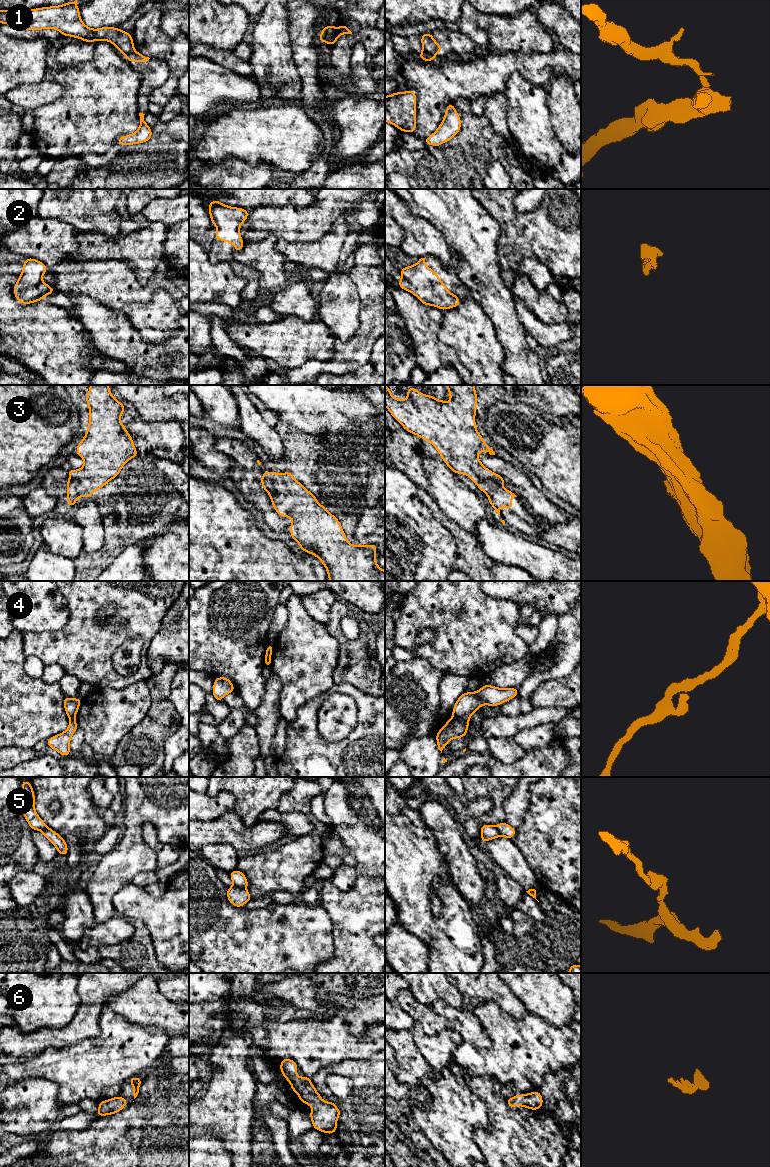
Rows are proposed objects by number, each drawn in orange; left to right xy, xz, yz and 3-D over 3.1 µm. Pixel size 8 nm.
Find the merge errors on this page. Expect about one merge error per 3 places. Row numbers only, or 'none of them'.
1, 3, 4, 5

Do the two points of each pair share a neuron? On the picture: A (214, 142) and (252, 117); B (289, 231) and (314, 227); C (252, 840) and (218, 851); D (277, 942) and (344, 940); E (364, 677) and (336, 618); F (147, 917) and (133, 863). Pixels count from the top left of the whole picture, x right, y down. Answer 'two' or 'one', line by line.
A: one
B: one
C: two
D: two
E: one
F: two

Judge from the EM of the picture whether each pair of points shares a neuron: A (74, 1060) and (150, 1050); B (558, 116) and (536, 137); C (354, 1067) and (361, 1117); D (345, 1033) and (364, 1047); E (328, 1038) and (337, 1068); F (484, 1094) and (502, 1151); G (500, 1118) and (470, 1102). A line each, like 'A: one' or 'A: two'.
A: one
B: two
C: one
D: one
E: two
F: one
G: two

